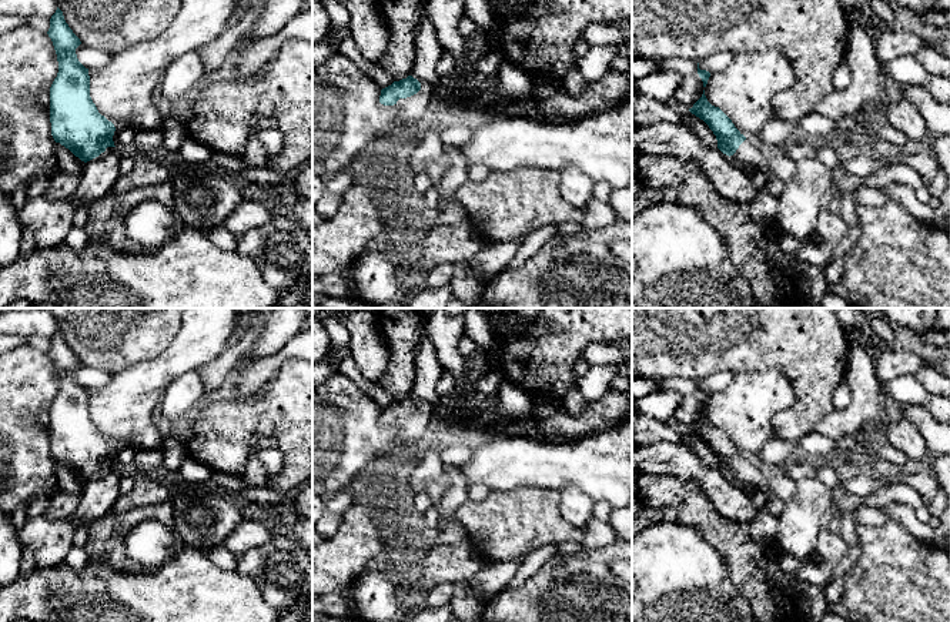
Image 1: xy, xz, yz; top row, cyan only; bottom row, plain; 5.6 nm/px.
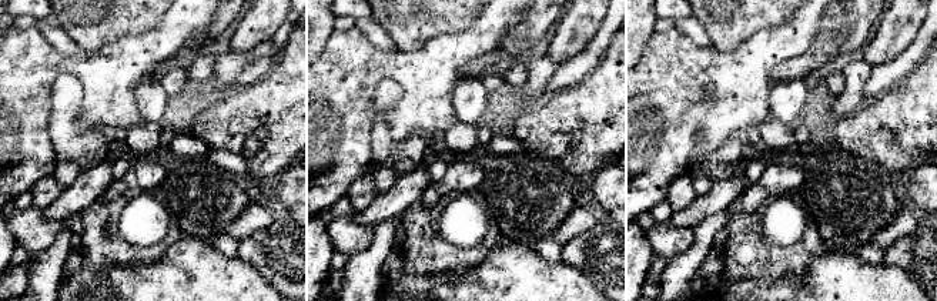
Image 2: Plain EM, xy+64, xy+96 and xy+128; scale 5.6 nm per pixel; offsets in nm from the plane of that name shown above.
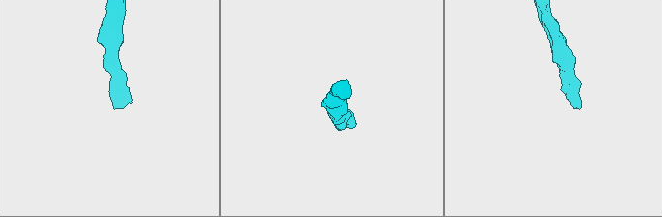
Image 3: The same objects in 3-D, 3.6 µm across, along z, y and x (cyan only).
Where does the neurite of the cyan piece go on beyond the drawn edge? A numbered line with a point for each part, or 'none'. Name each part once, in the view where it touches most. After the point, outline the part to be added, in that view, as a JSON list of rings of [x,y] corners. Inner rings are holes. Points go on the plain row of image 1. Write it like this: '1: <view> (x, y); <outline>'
1: xz (412, 431); [[[422,404],[417,414],[399,418],[395,424],[398,428],[398,444],[389,455],[399,462],[418,464],[427,451],[427,439],[432,431],[435,417],[436,411],[428,404]]]

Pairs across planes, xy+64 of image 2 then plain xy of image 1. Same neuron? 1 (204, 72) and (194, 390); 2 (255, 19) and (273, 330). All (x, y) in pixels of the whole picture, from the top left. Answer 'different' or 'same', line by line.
1: different
2: same

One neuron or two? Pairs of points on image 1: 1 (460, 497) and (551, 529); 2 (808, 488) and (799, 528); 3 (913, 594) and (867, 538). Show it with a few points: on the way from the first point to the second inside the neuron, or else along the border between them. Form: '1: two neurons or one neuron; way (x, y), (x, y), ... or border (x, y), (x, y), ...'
1: two neurons; border (468, 500), (452, 517)
2: one neuron; way (808, 498), (808, 511), (802, 518)
3: one neuron; way (899, 579), (893, 564), (882, 552)

